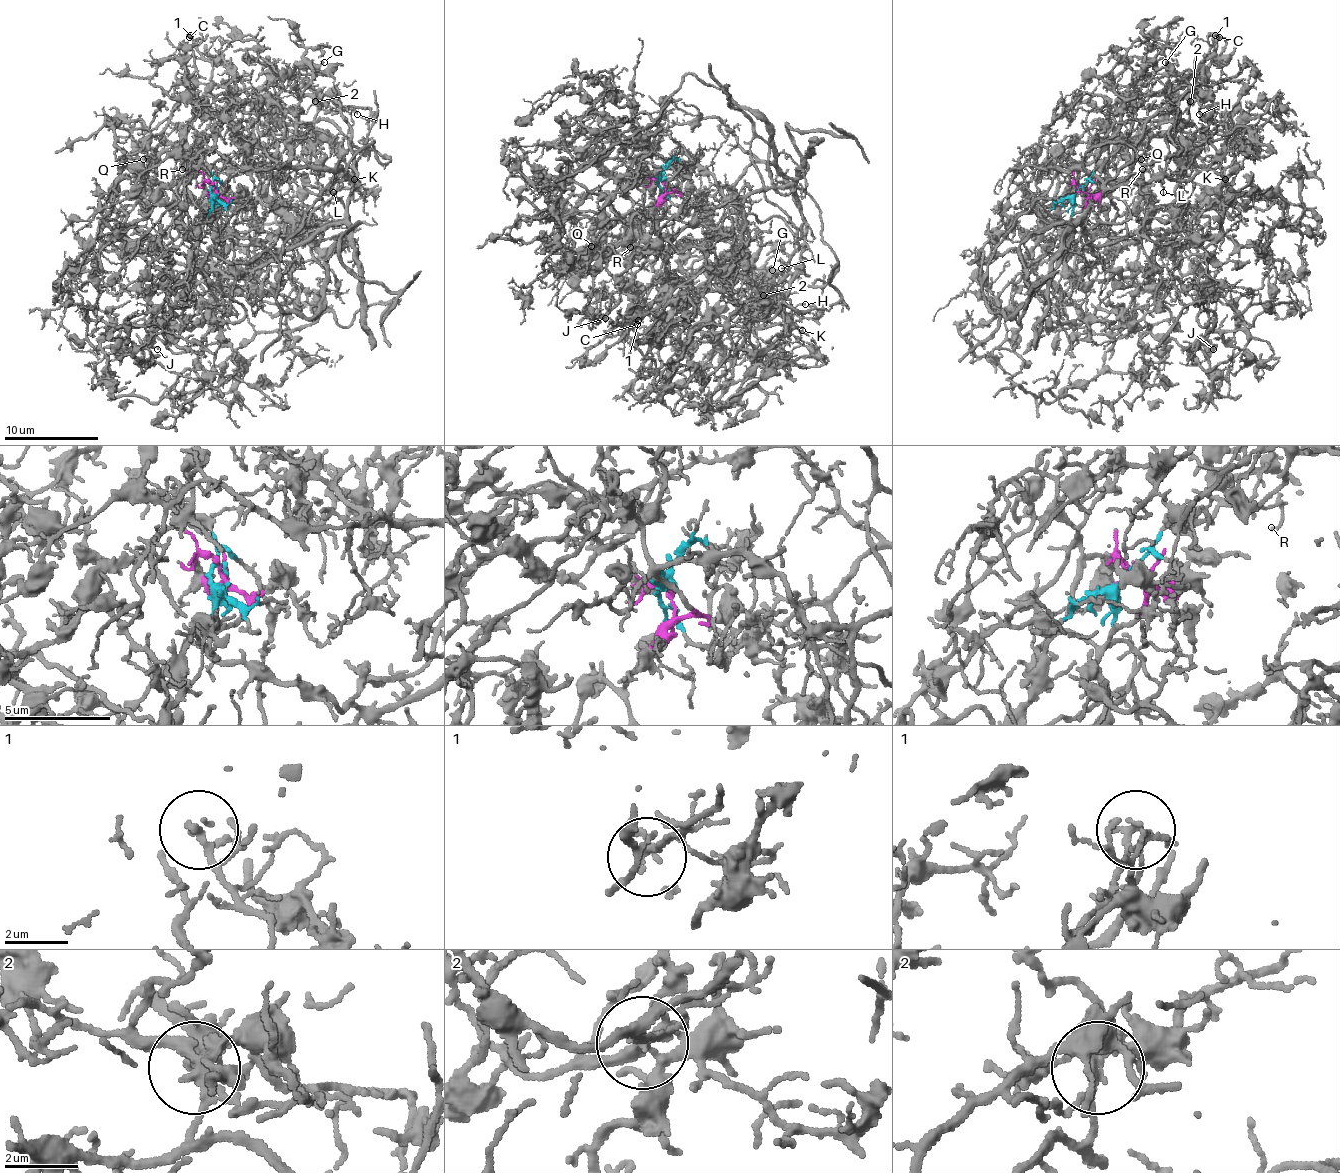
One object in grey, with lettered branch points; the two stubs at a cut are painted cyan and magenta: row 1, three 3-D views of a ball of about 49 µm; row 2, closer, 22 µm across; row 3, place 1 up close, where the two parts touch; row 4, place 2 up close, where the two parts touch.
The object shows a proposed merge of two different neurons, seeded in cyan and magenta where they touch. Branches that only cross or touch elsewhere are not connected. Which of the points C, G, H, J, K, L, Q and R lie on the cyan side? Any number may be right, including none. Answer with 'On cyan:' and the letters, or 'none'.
On cyan: C, G, Q, R

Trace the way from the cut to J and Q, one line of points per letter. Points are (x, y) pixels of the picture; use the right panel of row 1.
J: (1074, 193), (1086, 205), (1060, 238), (1107, 271), (1135, 275), (1156, 240), (1182, 228), (1215, 296), (1213, 348)
Q: (1074, 195), (1093, 172), (1116, 162), (1119, 151), (1145, 144), (1152, 151), (1147, 158), (1140, 160)

